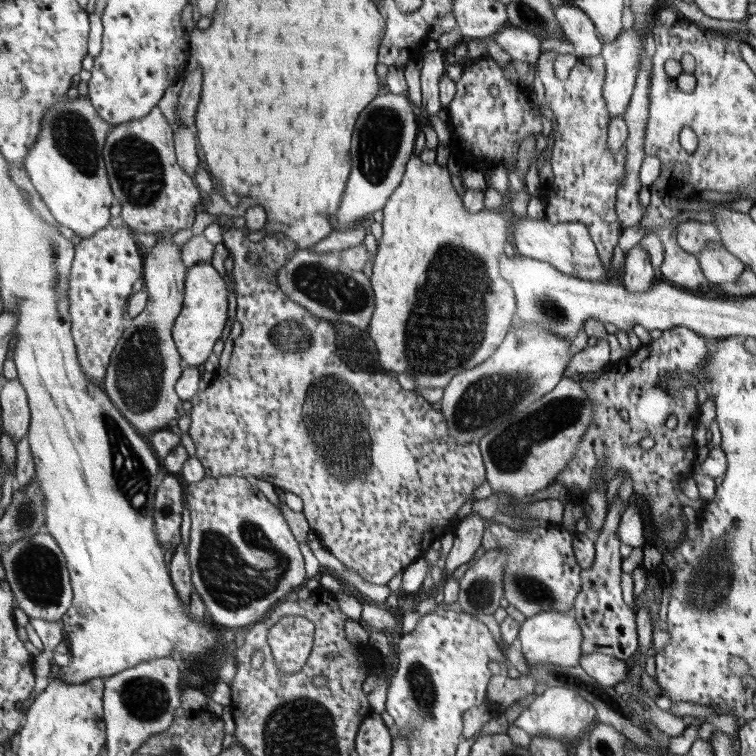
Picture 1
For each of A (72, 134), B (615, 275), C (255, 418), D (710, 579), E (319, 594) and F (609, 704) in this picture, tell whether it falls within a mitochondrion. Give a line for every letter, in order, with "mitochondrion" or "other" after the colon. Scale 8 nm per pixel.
A: mitochondrion
B: other
C: other
D: mitochondrion
E: other
F: mitochondrion

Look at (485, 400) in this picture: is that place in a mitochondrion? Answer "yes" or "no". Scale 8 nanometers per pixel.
yes

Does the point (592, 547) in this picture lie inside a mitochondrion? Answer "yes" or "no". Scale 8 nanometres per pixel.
no

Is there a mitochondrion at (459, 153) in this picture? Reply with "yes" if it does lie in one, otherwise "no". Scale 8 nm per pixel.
no

